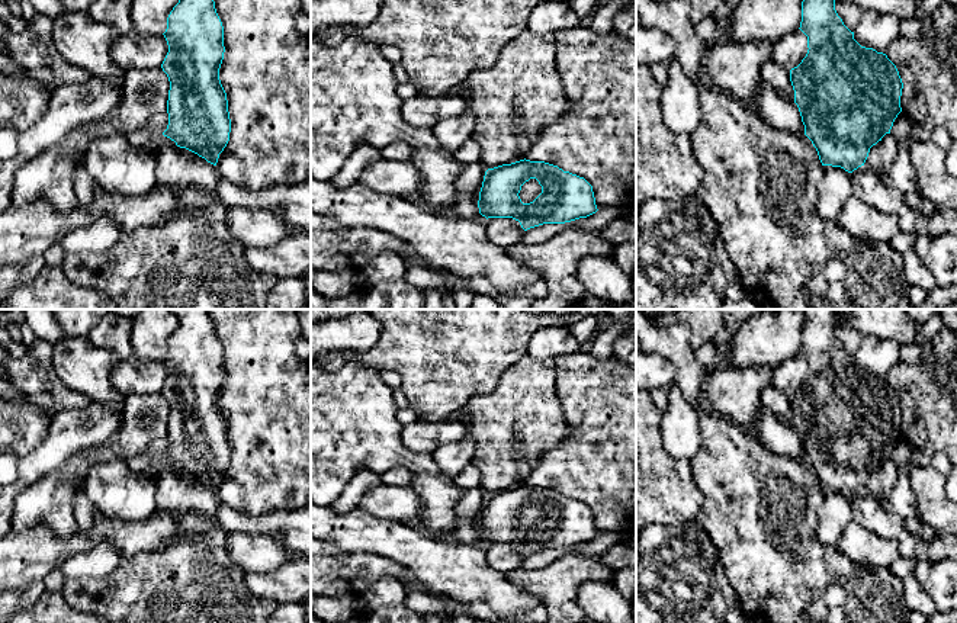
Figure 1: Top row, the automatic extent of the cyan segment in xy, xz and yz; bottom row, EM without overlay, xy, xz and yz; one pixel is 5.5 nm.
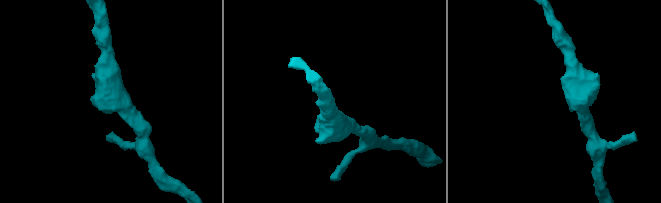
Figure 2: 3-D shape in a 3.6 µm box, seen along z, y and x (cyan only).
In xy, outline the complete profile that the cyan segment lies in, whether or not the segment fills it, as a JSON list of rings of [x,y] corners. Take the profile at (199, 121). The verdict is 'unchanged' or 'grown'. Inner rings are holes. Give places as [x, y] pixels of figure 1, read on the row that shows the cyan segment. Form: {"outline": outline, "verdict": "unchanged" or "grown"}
{"outline": [[[179,0],[167,17],[163,33],[168,52],[161,64],[170,81],[167,113],[168,125],[164,137],[208,163],[216,166],[219,154],[229,141],[231,119],[227,93],[219,80],[224,60],[224,26],[213,0]]], "verdict": "unchanged"}

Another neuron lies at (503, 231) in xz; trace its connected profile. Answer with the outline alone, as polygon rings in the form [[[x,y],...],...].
[[[488,218],[485,221],[486,237],[492,244],[508,248],[521,241],[524,229],[513,218]]]

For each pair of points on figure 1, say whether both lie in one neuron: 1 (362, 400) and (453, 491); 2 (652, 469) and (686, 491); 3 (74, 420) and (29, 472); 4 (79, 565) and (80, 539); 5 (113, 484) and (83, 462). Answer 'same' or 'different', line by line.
1: same
2: same
3: same
4: different
5: different

